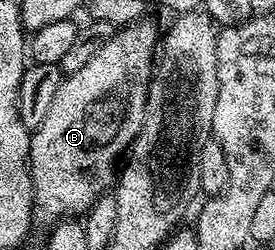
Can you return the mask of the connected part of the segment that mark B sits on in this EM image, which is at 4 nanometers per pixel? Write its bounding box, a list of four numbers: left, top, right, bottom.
[29,22,159,226]

